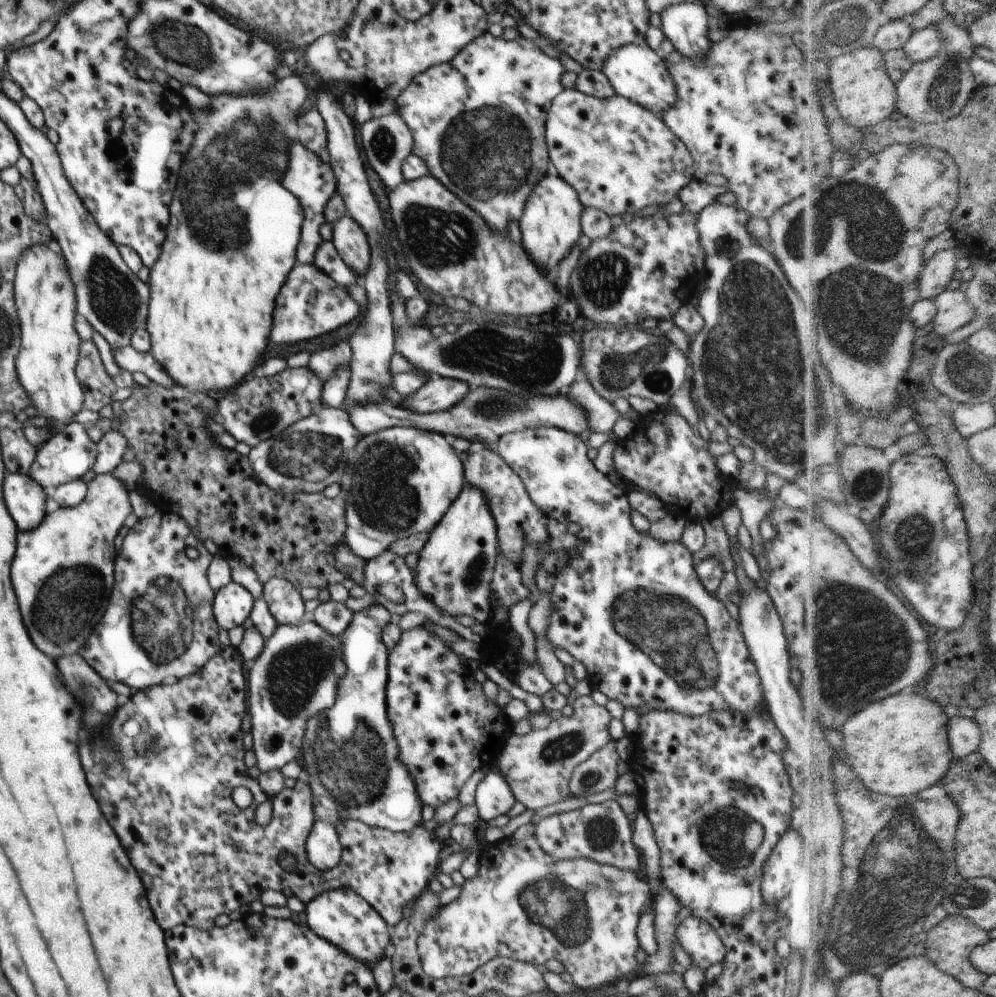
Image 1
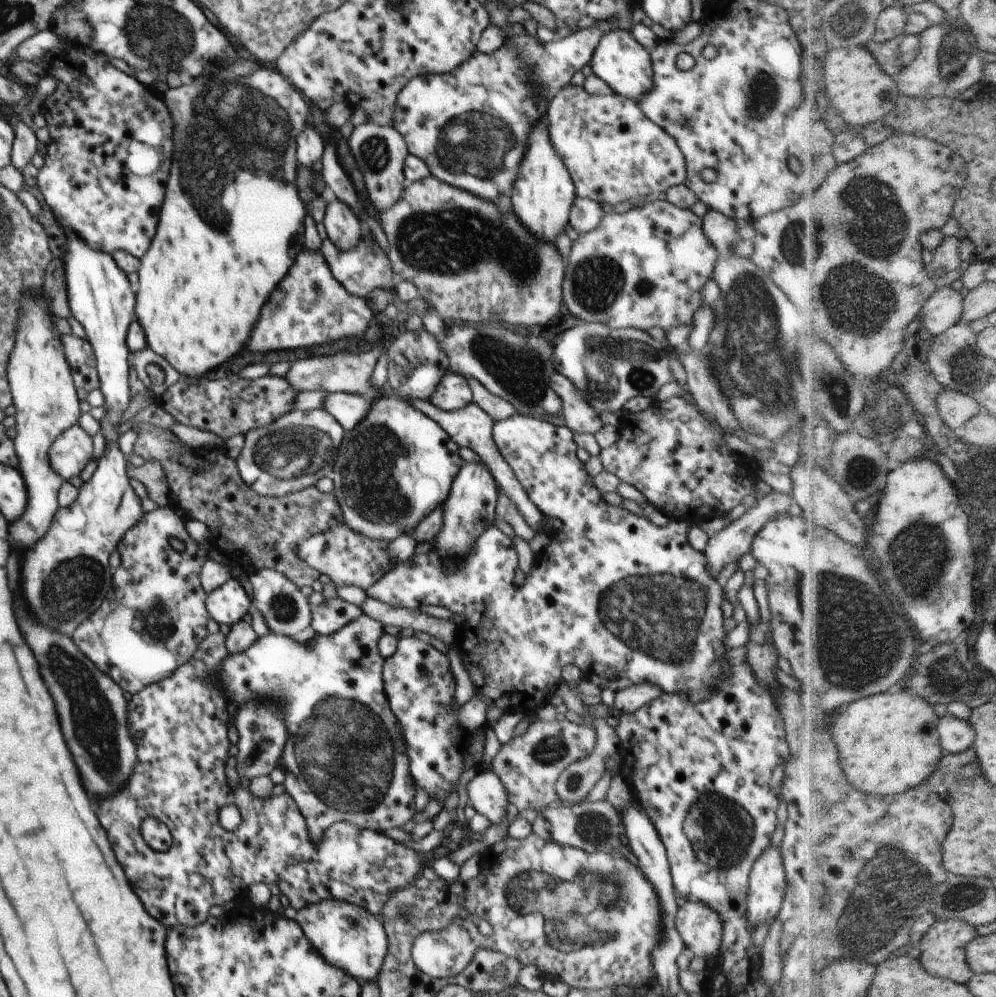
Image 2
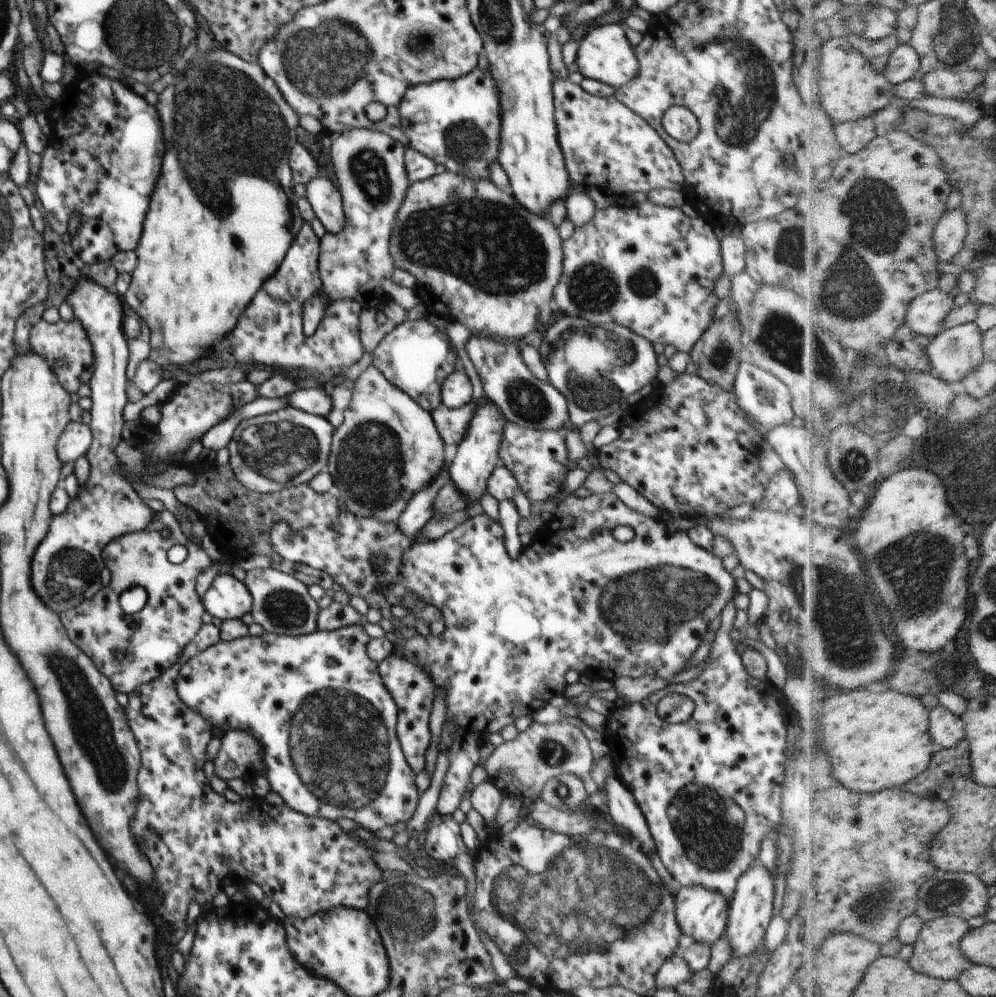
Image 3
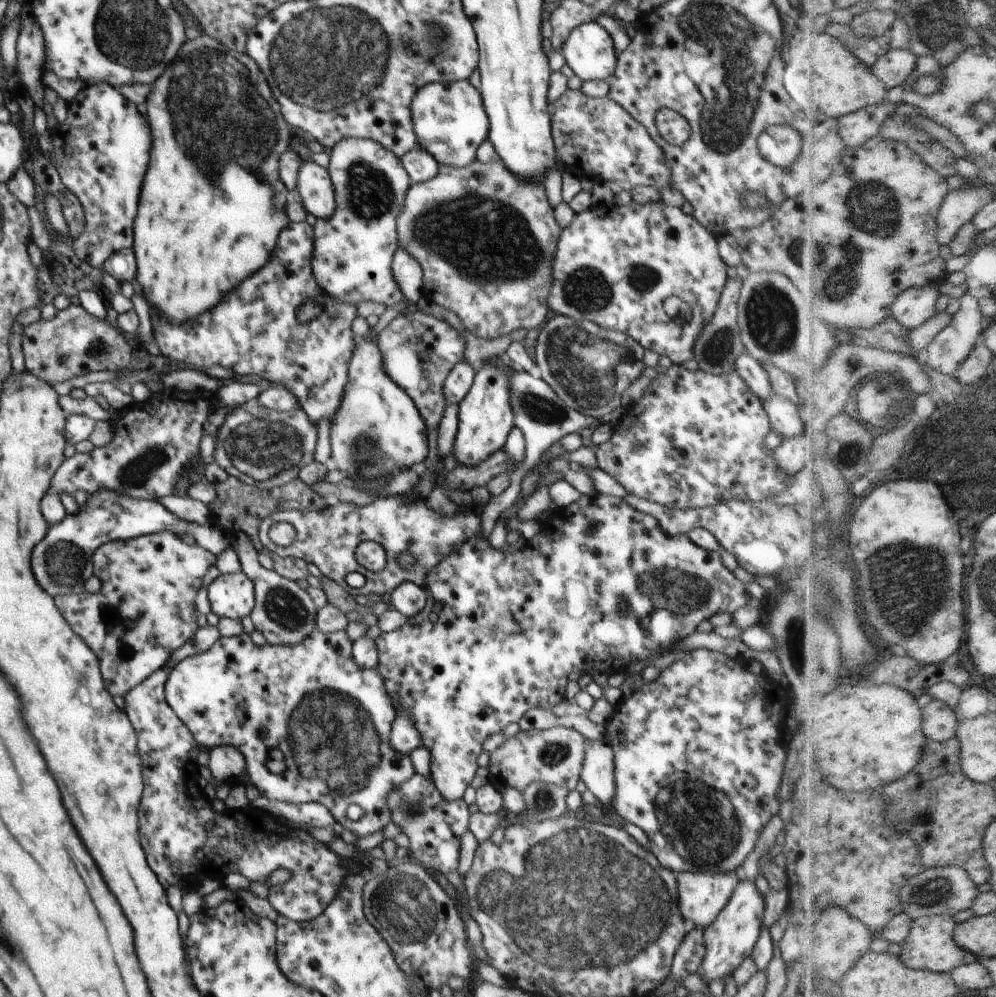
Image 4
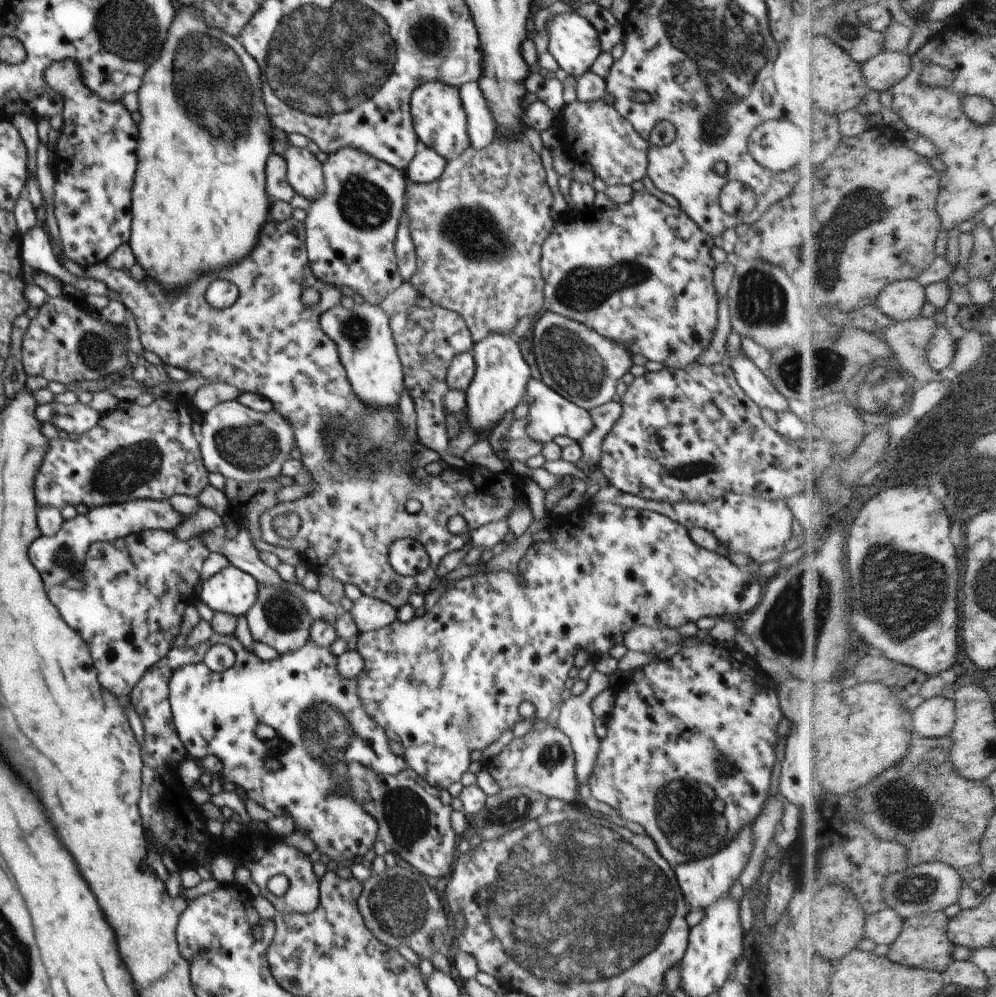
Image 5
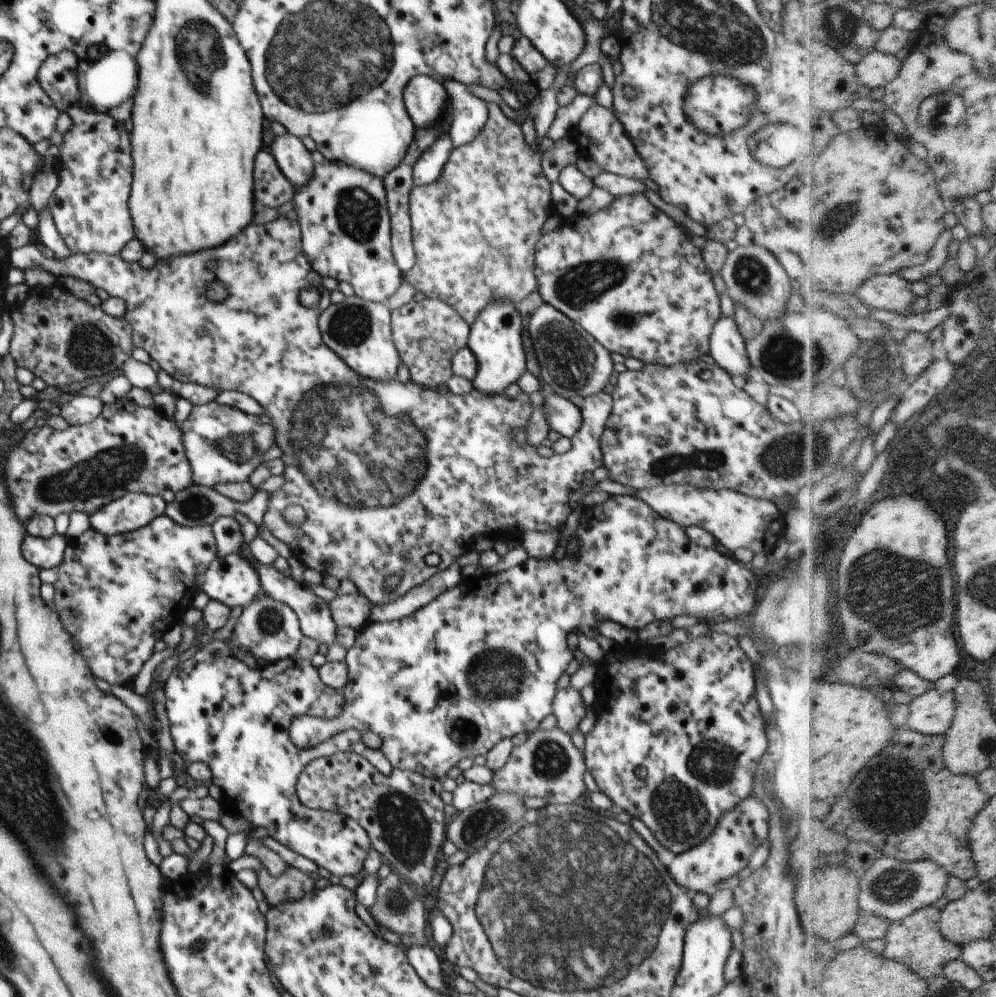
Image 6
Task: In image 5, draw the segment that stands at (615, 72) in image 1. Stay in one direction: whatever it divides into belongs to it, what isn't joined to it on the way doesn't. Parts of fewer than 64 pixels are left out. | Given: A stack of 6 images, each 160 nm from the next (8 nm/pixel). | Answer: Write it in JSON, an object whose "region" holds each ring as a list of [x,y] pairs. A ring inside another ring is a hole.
{"region":[[[557,14],[544,27],[549,34],[548,50],[564,72],[577,78],[591,70],[603,51],[593,24],[577,14]]]}

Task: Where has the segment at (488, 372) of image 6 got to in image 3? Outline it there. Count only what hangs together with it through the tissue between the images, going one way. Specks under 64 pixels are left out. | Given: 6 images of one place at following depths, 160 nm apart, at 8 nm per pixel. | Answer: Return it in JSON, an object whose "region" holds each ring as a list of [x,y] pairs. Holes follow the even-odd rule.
{"region":[[[486,396],[477,401],[477,408],[467,428],[466,436],[462,443],[458,444],[458,452],[447,468],[452,483],[463,494],[464,501],[468,506],[474,502],[480,502],[480,498],[487,492],[488,479],[500,464],[499,448],[505,422],[506,418]]]}

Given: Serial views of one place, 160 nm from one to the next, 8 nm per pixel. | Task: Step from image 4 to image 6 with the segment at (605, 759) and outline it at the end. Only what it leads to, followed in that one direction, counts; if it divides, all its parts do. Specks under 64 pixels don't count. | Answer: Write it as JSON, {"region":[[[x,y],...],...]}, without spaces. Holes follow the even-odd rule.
{"region":[[[572,687],[556,691],[552,706],[557,727],[569,735],[579,730],[578,724],[588,710],[582,701],[580,691]]]}

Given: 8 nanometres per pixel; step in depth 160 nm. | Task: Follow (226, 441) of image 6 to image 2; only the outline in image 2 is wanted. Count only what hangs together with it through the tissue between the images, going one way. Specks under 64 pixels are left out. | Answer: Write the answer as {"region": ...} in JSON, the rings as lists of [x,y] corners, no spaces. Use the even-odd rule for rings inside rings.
{"region":[[[322,409],[290,411],[271,425],[252,429],[245,434],[245,443],[237,458],[237,469],[242,480],[259,495],[281,497],[305,488],[315,486],[322,477],[331,477],[335,467],[337,452],[340,450],[345,428],[329,412]]]}

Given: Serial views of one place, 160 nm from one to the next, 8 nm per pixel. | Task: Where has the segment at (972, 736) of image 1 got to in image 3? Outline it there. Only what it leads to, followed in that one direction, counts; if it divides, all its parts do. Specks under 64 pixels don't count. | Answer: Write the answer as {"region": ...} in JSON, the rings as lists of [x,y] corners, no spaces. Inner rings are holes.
{"region":[[[940,704],[931,712],[931,727],[935,741],[946,749],[958,746],[967,738],[967,722],[951,708]]]}

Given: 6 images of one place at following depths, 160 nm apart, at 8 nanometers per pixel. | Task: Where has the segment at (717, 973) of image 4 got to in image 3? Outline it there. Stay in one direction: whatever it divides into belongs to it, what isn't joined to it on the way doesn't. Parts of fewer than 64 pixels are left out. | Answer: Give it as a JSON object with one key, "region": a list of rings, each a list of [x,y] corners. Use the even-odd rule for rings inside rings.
{"region":[[[758,861],[740,876],[727,912],[727,928],[724,934],[724,938],[729,940],[729,947],[732,947],[733,957],[754,954],[763,941],[769,922],[779,909],[779,900],[787,895],[785,875],[770,873],[770,870]]]}

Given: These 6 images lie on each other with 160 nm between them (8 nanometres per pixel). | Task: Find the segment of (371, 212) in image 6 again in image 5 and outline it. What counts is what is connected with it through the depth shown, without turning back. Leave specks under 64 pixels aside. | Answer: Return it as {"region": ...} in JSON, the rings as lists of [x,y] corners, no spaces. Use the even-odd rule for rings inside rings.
{"region":[[[354,147],[340,148],[328,155],[323,163],[324,194],[312,201],[305,222],[305,245],[312,274],[322,282],[334,287],[348,286],[360,294],[366,303],[379,305],[402,283],[394,241],[399,220],[405,212],[405,190],[409,178],[400,169],[387,162],[375,159]]]}

